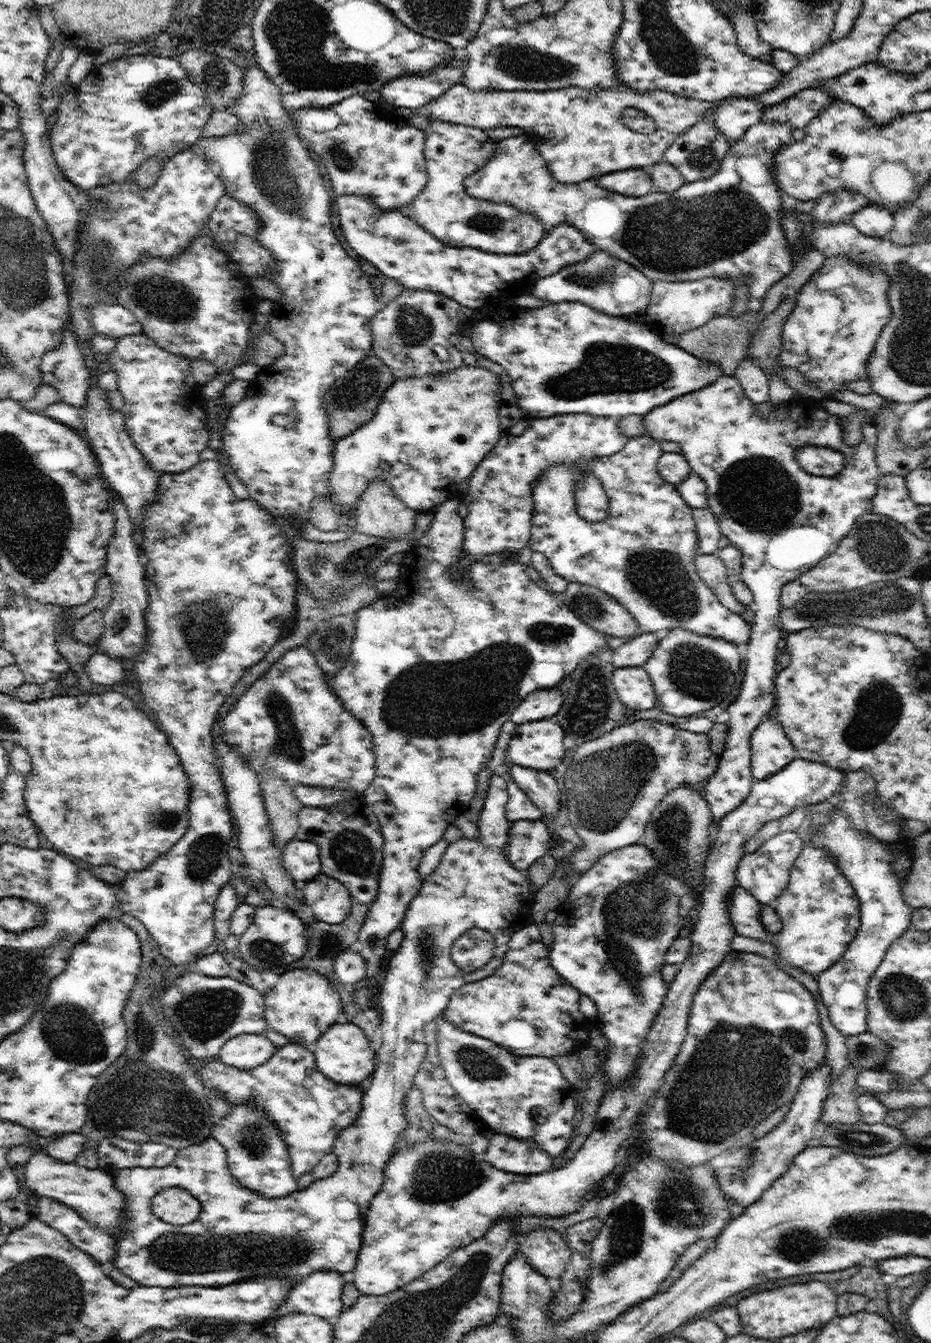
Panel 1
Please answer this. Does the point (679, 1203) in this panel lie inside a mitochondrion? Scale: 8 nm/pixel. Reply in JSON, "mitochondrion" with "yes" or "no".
{"mitochondrion":"yes"}

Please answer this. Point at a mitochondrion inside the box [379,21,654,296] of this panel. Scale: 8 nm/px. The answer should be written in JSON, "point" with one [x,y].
{"point":[519,62]}

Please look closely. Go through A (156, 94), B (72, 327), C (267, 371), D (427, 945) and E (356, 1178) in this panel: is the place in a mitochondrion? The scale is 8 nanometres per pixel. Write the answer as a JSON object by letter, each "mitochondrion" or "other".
{"A":"mitochondrion","B":"other","C":"other","D":"mitochondrion","E":"other"}

